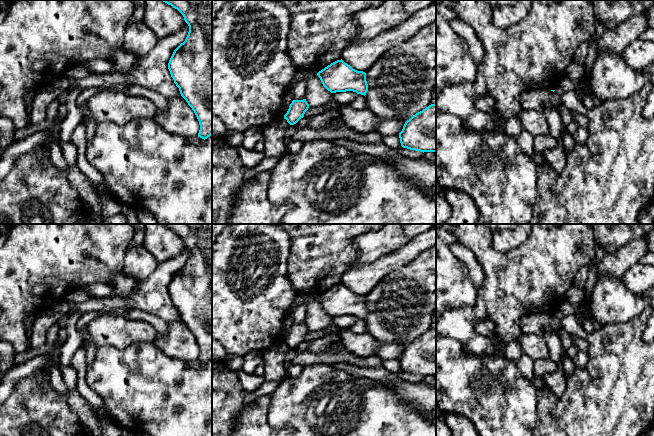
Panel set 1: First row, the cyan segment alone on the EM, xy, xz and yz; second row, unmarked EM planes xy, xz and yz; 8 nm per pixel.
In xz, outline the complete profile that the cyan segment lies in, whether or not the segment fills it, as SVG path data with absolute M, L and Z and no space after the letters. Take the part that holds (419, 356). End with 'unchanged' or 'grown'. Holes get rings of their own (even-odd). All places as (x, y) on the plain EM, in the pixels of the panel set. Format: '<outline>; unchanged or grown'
M431 328L407 344L399 357L403 372L436 376L436 328Z; unchanged

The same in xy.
M160 224L177 233L189 250L188 259L173 276L168 293L181 320L194 335L200 349L198 361L207 363L212 359L212 224Z; unchanged

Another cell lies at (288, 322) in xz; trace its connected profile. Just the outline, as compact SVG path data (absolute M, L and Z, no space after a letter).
M294 300L291 303L291 305L286 313L286 316L284 318L284 323L283 323L283 329L282 329L282 334L283 334L284 339L287 337L290 328L294 324L294 322L292 320L292 314L298 305L299 305L299 303L296 300Z

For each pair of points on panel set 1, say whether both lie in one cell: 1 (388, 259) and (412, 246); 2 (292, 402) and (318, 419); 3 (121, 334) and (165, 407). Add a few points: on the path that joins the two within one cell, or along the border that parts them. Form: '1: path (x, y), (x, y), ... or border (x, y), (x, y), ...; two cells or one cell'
1: path (394, 259), (399, 259), (406, 252); one cell
2: path (298, 404), (304, 405), (312, 413); one cell
3: border (151, 341), (138, 341), (123, 348), (104, 345); two cells

